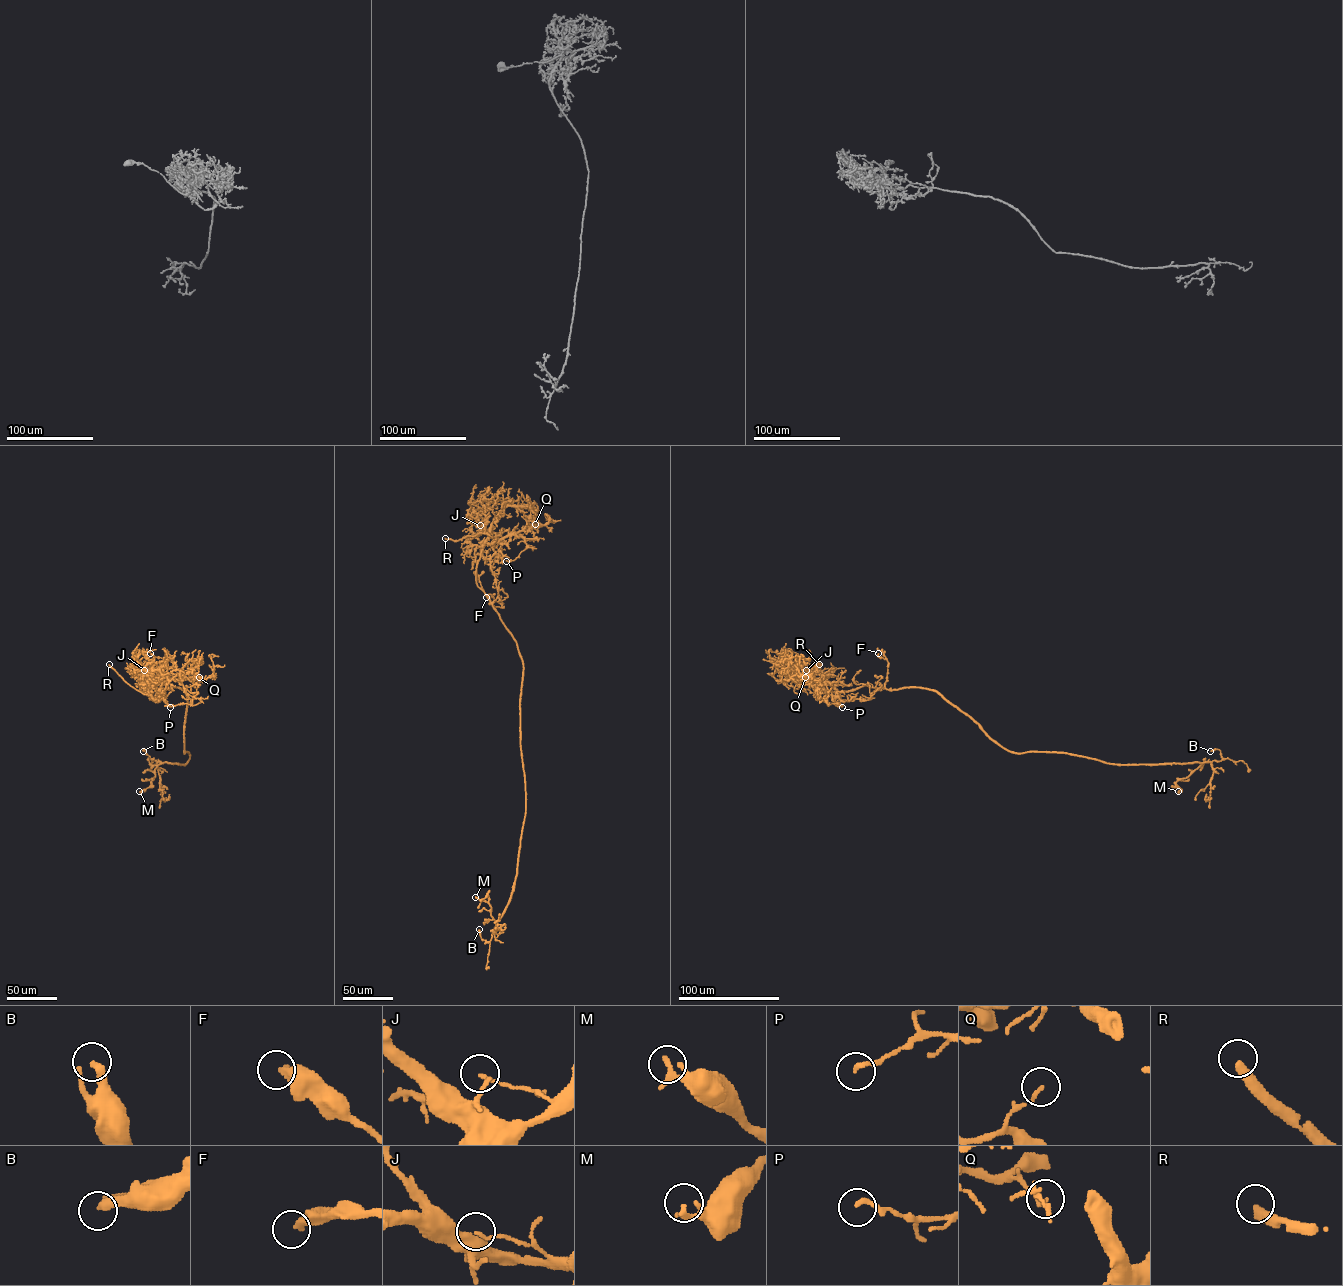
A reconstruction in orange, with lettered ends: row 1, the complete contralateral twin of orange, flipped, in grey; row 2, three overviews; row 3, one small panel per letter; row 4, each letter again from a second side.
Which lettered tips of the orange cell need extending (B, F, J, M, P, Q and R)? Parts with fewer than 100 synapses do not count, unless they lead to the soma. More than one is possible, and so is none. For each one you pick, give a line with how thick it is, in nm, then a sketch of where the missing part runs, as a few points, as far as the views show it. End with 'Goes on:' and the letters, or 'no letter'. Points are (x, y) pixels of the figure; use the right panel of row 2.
R: 360 nm thick; missing branch runs (819, 664), (818, 657), (831, 653)
Goes on: R

